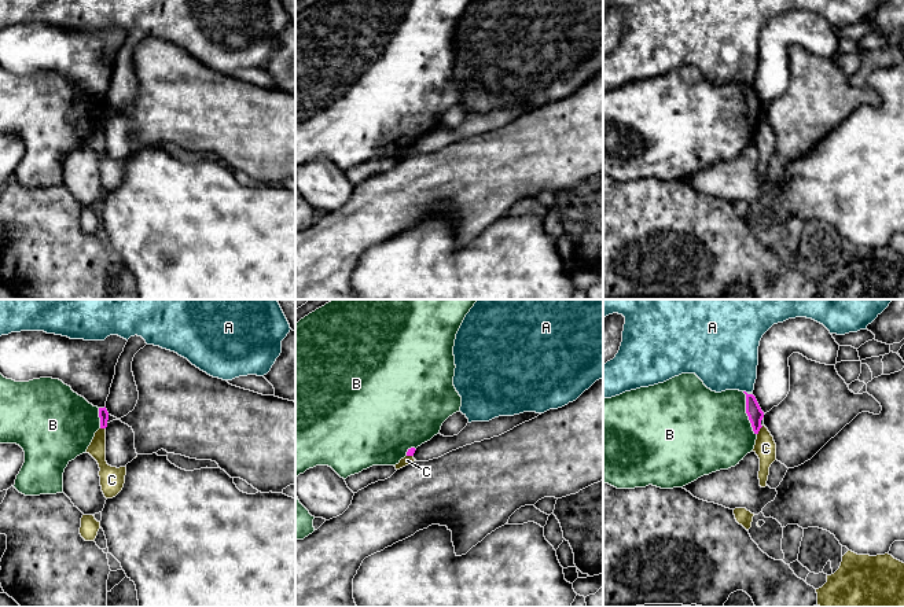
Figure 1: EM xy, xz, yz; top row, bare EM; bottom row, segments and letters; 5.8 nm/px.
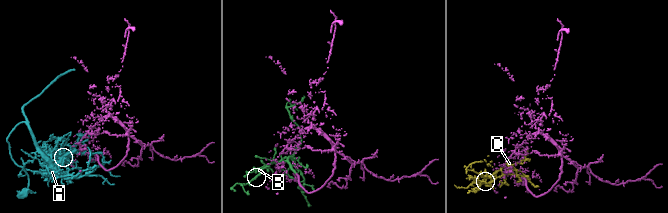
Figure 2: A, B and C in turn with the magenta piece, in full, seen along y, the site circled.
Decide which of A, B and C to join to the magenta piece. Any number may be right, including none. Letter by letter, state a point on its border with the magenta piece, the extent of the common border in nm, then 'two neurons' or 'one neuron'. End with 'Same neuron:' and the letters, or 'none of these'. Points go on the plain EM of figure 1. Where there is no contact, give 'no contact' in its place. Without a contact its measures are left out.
A: contact yz (745, 84); length 30 nm; two neurons
B: contact yz (746, 105); length 260 nm; one neuron
C: contact yz (759, 122); length 70 nm; two neurons
Same neuron: B

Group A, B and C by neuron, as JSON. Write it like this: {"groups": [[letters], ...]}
{"groups": [["A"], ["B"], ["C"]]}

